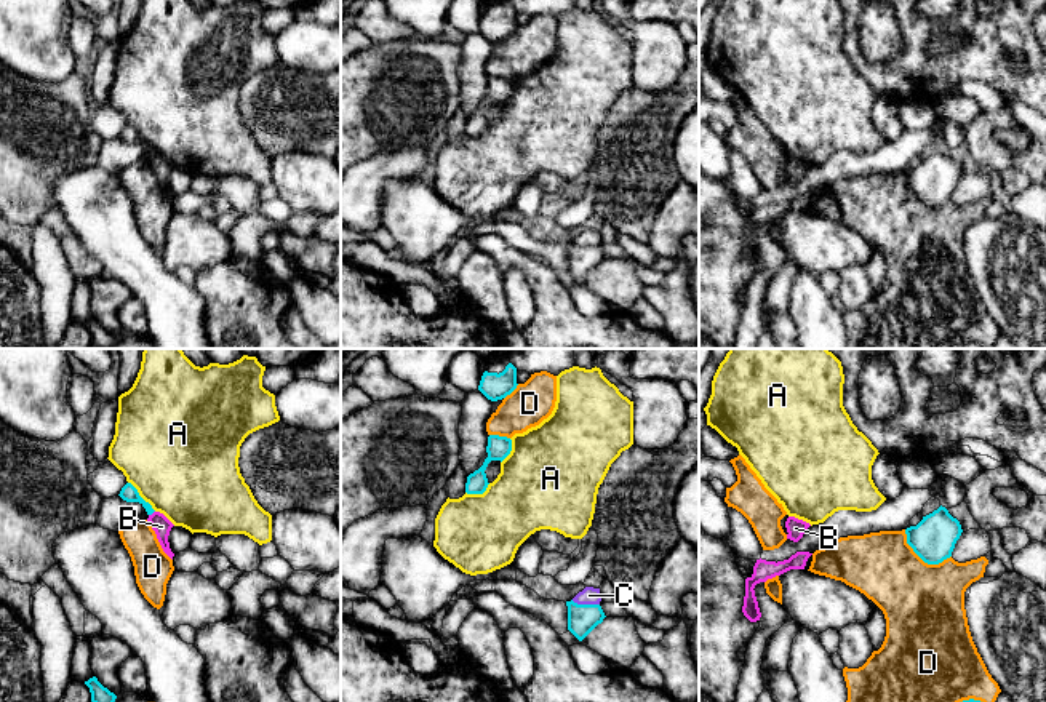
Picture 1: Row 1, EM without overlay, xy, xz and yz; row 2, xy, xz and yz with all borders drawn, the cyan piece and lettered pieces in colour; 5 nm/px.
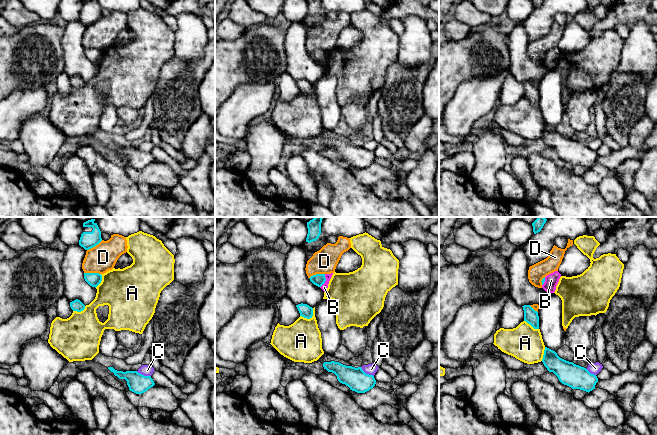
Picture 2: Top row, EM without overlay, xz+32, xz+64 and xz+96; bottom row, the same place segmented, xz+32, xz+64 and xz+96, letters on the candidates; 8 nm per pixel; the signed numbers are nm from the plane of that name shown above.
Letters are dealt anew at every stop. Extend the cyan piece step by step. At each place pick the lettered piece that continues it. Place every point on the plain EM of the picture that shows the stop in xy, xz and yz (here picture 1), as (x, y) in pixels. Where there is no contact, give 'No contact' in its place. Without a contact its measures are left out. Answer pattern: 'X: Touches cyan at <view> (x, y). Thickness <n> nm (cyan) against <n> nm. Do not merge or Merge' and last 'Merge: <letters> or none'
A: Touches cyan at xy (139, 138). Thickness 90 nm (cyan) against 480 nm. Do not merge
B: Touches cyan at xy (151, 155). Thickness 90 nm (cyan) against 90 nm. Do not merge
C: Touches cyan at xz (586, 247). Thickness 150 nm (cyan) against 90 nm. Do not merge
D: Touches cyan at yz (922, 200). Thickness 220 nm (cyan) against 420 nm. Do not merge
Merge: none

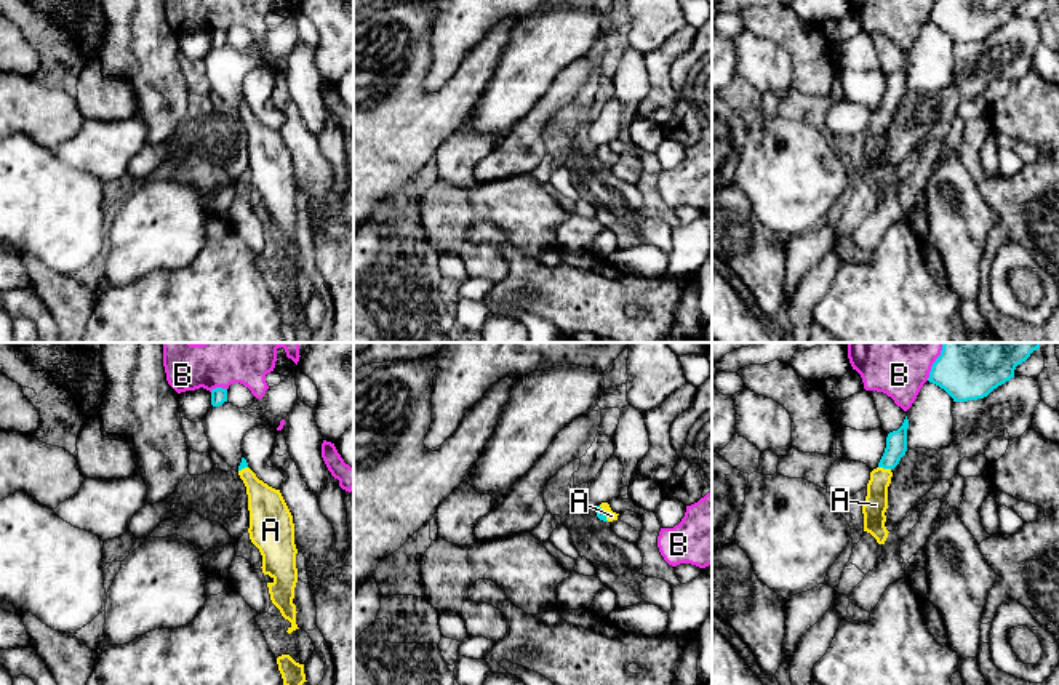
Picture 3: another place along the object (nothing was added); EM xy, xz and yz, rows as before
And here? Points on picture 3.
A: Touches cyan at yz (885, 109). Thickness 110 nm (cyan) against 120 nm. Merge
B: Touches cyan at yz (931, 12). Thickness 220 nm (cyan) against 200 nm. Do not merge
Merge: A

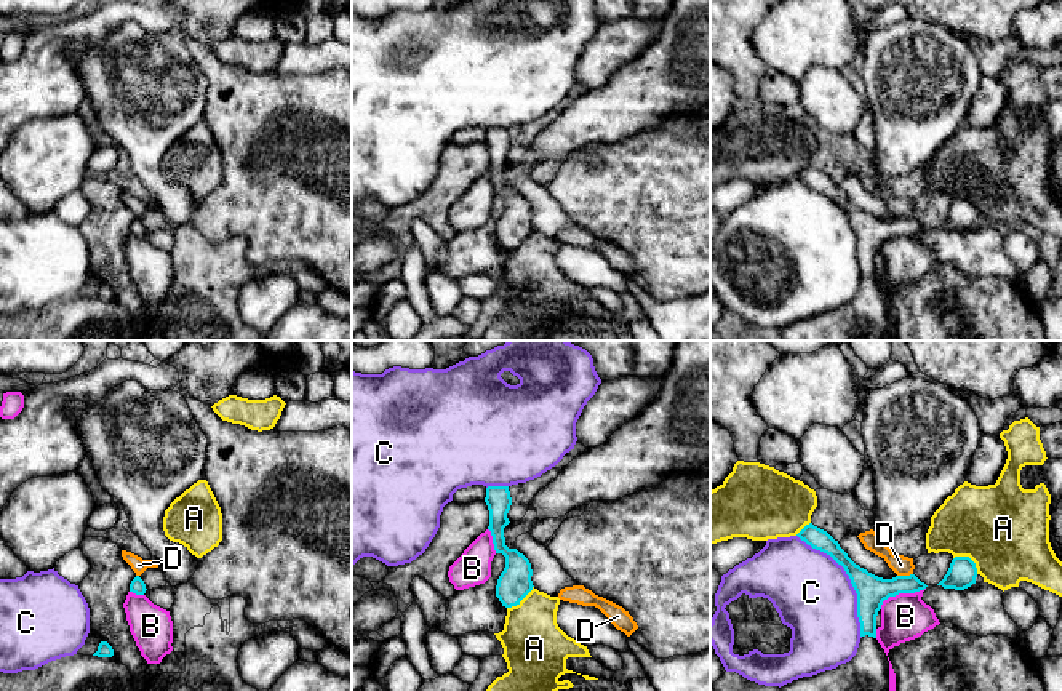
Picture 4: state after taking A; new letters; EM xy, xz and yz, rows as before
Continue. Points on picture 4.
A: Touches cyan at yz (970, 200). Thickness 140 nm (cyan) against 460 nm. Do not merge
B: Touches cyan at yz (901, 234). Thickness 160 nm (cyan) against 240 nm. Do not merge
C: Touches cyan at yz (850, 219). Thickness 160 nm (cyan) against 400 nm. Do not merge
D: Touches cyan at yz (904, 218). Thickness 160 nm (cyan) against 100 nm. Do not merge
Merge: none

